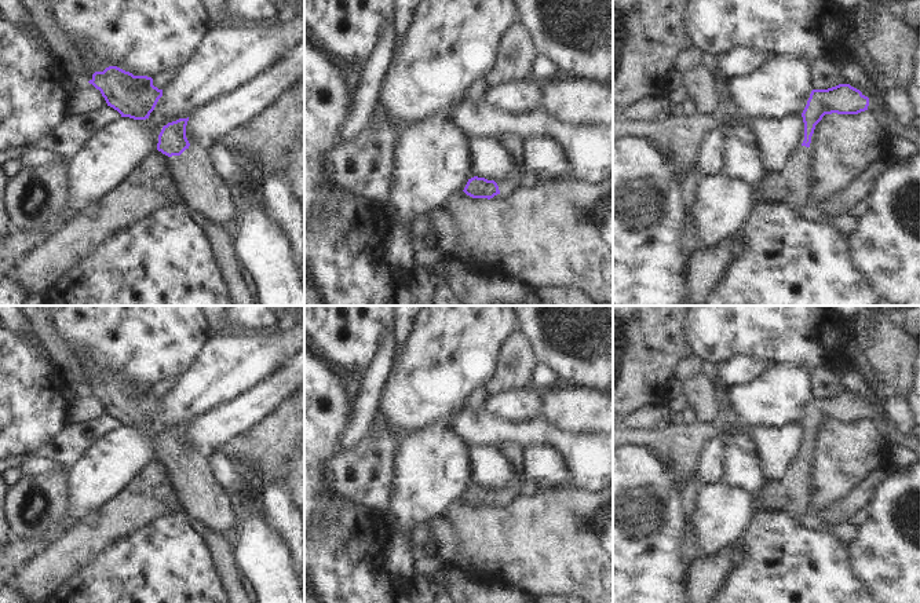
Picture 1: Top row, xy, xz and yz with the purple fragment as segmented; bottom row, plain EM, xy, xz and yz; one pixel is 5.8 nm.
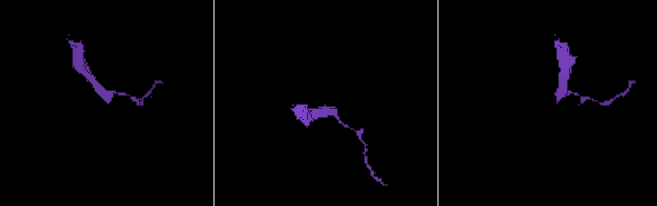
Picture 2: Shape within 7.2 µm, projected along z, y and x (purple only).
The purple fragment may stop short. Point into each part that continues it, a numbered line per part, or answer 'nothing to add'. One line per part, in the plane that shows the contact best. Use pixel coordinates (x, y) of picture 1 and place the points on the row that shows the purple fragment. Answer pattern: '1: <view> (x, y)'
1: xy (205, 192)

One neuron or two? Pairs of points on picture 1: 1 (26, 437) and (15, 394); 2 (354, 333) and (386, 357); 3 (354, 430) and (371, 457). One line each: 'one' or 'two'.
1: one
2: two
3: two

